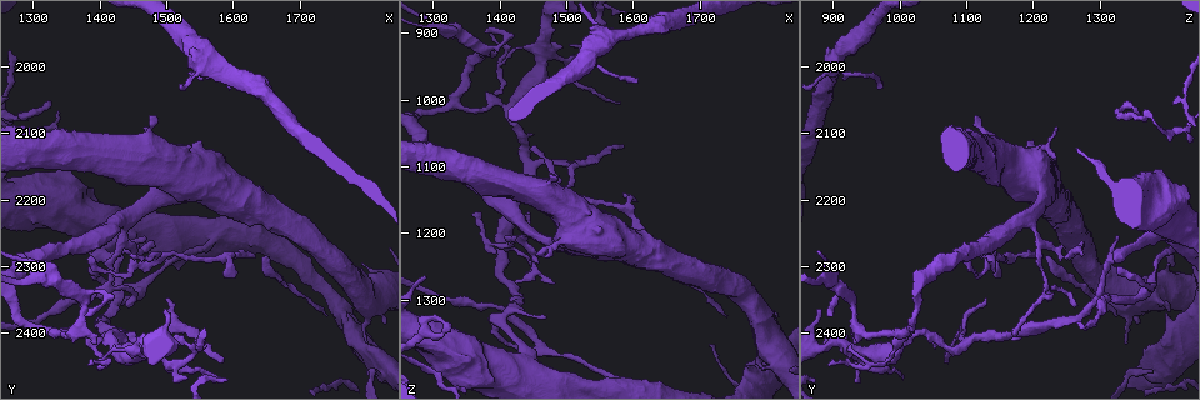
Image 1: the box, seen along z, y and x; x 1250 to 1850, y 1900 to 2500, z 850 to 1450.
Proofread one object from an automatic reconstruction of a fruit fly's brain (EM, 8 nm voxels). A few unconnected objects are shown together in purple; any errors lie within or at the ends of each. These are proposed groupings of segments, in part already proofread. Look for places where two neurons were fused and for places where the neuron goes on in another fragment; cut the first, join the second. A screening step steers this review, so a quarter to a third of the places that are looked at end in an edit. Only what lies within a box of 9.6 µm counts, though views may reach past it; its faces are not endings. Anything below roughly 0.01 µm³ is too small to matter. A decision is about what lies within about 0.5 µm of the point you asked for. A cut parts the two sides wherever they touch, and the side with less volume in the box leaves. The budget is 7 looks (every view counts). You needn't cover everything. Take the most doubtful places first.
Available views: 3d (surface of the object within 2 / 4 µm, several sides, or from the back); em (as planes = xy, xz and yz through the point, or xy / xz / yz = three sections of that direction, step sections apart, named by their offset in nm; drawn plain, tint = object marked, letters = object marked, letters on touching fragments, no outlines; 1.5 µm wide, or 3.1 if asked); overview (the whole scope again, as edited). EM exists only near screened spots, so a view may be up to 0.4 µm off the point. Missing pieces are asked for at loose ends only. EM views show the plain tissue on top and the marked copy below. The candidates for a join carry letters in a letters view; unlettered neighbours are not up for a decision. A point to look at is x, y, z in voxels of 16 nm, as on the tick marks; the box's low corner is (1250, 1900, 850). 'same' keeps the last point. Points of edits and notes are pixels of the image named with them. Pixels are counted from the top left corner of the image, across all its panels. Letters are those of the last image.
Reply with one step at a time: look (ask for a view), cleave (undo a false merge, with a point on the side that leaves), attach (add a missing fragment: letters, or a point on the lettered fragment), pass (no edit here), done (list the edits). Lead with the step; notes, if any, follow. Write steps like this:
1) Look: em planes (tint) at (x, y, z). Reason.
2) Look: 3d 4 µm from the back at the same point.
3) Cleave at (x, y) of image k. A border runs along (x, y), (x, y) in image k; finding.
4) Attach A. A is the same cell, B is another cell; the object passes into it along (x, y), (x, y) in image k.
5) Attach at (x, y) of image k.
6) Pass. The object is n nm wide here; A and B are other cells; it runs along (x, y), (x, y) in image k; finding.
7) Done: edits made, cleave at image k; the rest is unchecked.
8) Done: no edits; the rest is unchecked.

Look: 3d 2 µm at (1485, 2290, 1140). A fork.

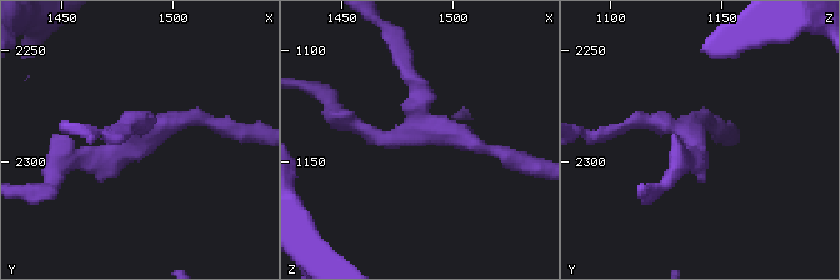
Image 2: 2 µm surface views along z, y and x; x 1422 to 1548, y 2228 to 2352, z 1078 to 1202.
Look: em planes (letters) at (1489, 2286, 1138).

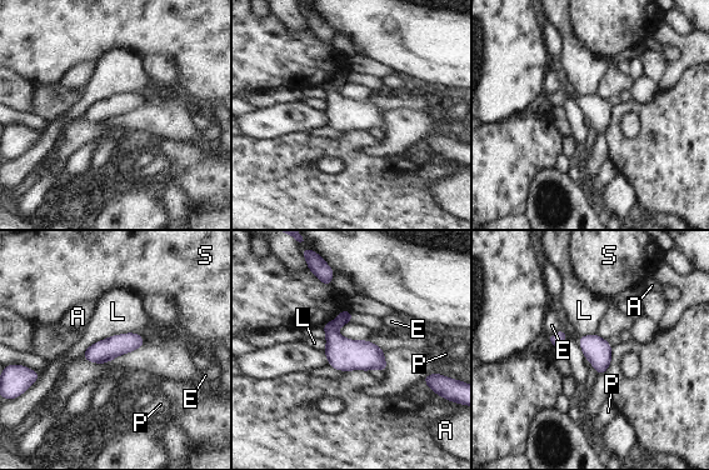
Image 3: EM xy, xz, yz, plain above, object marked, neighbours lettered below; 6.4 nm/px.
Pass. A, E, L, P and S are other cells; a border runs along (138, 333), (113, 334), (81, 355) in image 3; all the same neuron.

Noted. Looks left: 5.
Look: 3d 2 µm at (1370, 2350, 925). A fork.

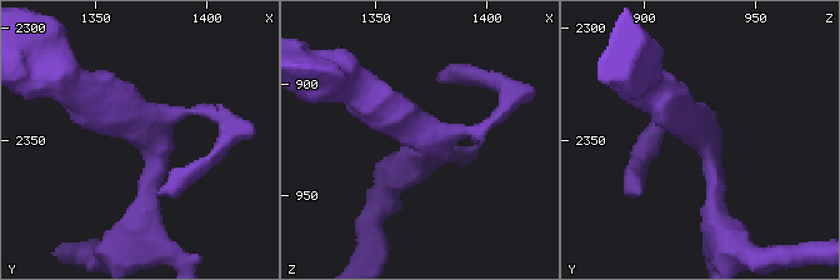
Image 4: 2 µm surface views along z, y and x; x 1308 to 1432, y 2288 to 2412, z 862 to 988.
Look: em xz step 4 (letters) at (1374, 2349, 927). 3 arms meet here.

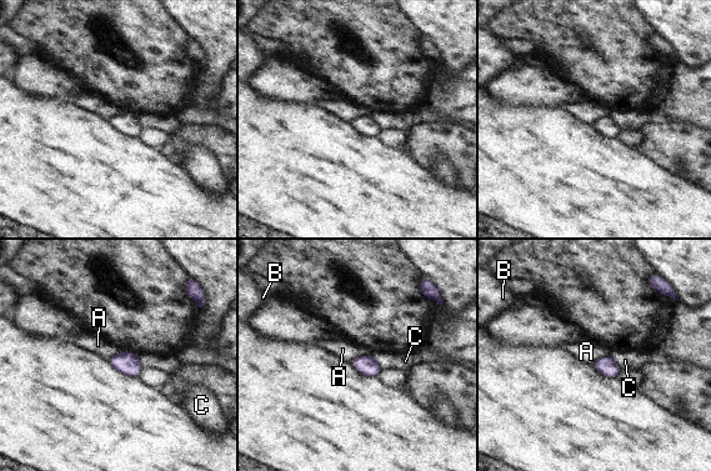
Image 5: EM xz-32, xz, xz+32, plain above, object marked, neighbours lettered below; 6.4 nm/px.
Pass. A, B and C are other cells; a border runs along (369, 354), (356, 356), (349, 361) in image 5; all the same neuron.

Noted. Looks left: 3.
Done: no edits; the rest is unchecked.

